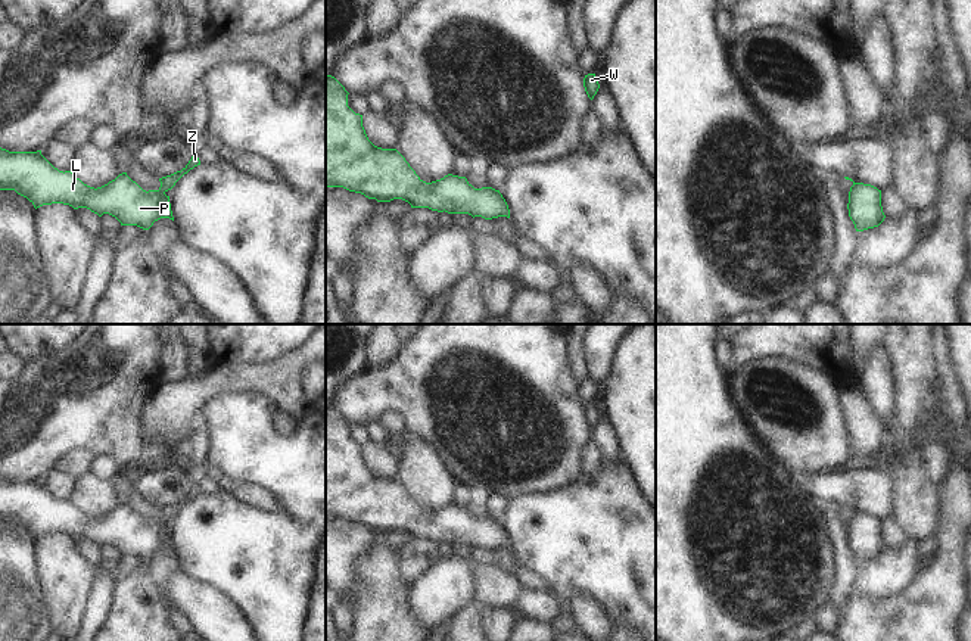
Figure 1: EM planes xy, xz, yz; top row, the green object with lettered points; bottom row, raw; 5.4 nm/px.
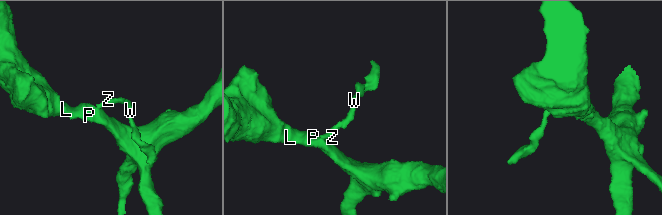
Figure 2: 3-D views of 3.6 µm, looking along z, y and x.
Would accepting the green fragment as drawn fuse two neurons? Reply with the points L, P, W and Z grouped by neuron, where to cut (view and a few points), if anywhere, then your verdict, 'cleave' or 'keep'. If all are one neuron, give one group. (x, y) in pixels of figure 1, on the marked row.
groups L P / W Z; cut xy (159, 189), (164, 192); cleave

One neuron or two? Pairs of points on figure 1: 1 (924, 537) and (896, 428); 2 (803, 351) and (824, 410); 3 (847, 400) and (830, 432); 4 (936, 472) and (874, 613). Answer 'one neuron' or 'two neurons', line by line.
1: one neuron
2: two neurons
3: two neurons
4: two neurons

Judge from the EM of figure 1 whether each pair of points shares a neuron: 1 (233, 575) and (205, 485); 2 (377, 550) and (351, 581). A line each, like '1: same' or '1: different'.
1: different
2: different

